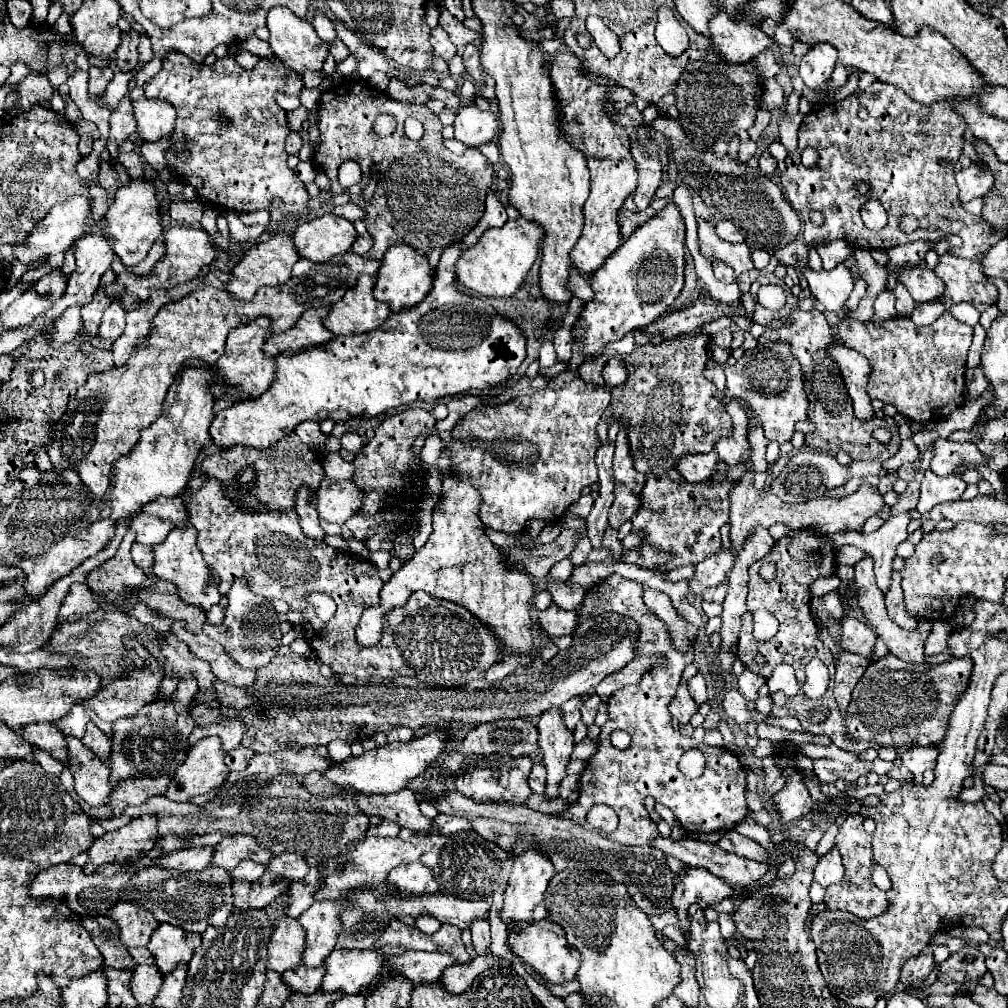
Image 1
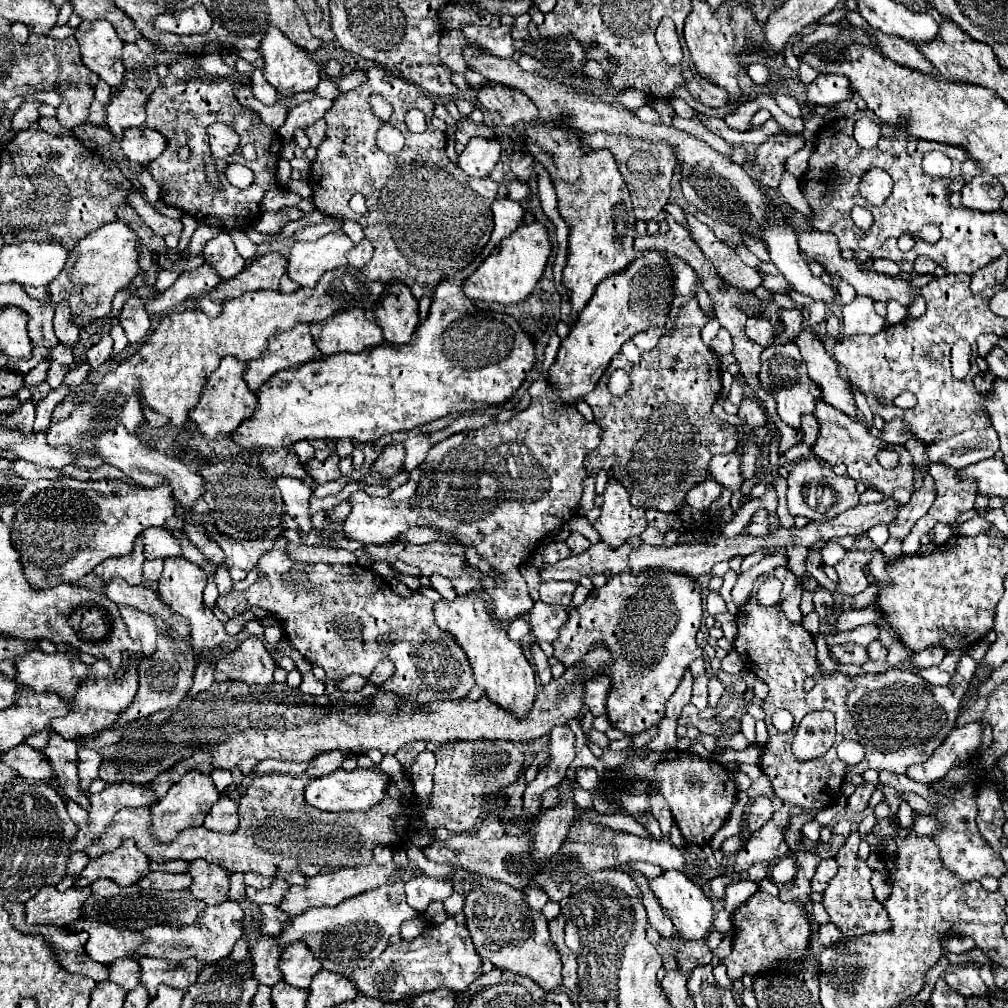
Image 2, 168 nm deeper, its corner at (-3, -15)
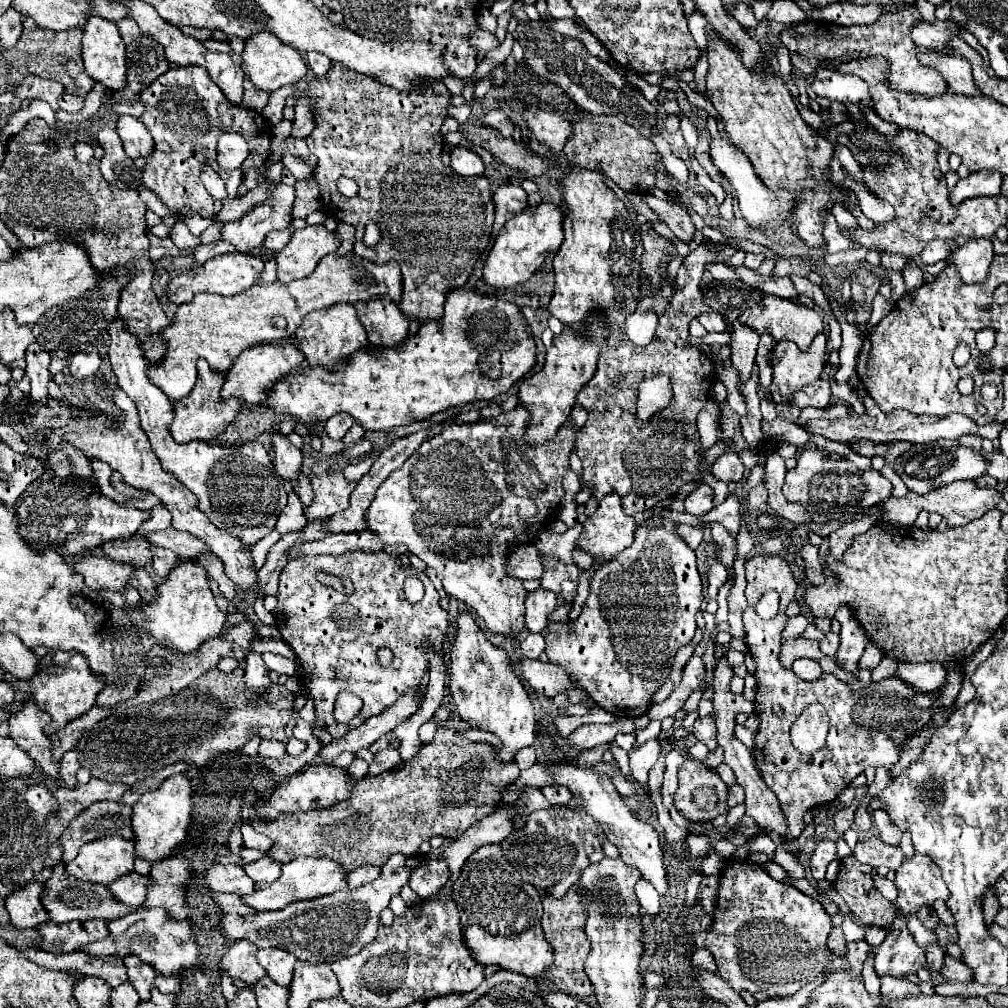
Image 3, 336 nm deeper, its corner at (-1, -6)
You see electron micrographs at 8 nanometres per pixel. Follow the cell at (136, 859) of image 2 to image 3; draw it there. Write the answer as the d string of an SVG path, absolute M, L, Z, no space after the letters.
M104 836L82 846L78 856L64 866L68 876L98 884L110 884L118 876L132 872L134 860L136 844L132 840L126 840L122 836Z

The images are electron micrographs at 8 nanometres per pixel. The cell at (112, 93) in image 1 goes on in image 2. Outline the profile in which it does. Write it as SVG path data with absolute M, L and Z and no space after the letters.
M96 99L90 105L88 123L92 123L92 125L104 125L104 105L100 101L96 101Z

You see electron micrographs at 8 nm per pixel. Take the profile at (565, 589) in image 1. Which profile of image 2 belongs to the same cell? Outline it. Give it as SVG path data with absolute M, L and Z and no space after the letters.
M544 581L540 585L540 599L544 603L558 603L568 607L576 587L578 581Z

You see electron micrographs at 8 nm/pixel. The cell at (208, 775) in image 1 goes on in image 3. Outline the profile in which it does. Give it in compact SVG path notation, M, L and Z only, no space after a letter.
M174 774L166 778L156 790L142 794L132 806L132 828L136 834L136 856L146 860L164 860L172 854L172 848L186 838L192 814L192 782L186 774Z

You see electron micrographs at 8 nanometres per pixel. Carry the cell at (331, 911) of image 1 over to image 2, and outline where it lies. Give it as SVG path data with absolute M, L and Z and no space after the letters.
M304 943L288 945L280 955L278 967L284 975L284 983L298 989L308 989L312 977L322 969L320 963L314 959L312 951Z

